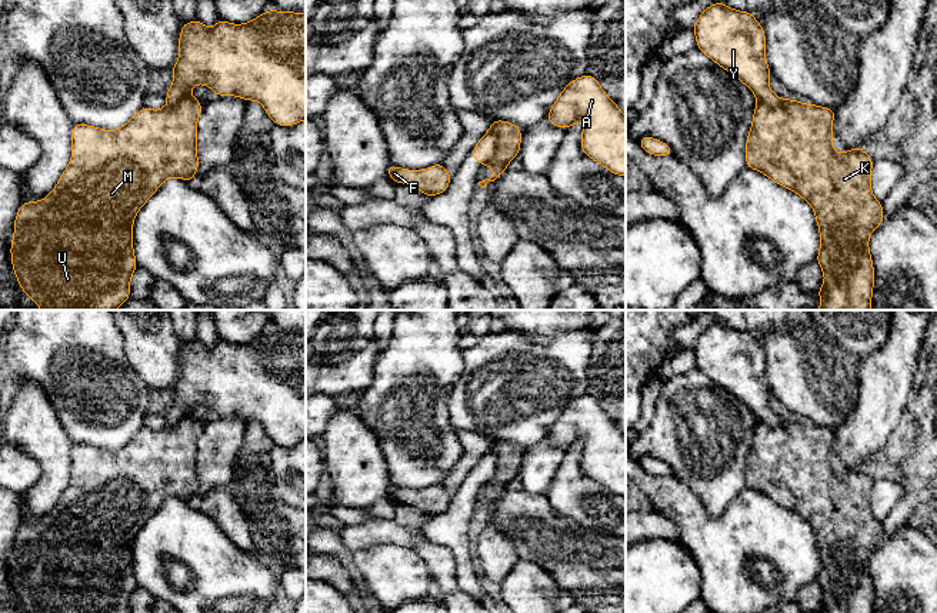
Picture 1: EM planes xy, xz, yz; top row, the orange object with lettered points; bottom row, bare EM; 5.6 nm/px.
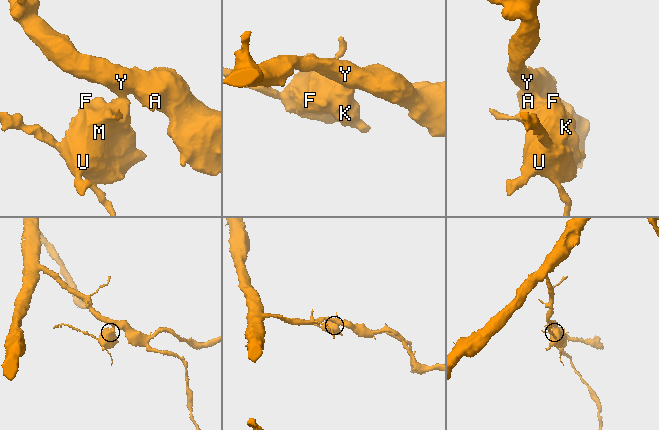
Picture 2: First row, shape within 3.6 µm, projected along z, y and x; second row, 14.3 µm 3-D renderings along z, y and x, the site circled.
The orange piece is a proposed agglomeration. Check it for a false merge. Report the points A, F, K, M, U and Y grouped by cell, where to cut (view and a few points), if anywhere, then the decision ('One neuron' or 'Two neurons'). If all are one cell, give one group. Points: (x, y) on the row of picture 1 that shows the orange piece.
Groups: A Y / F K M U. Split along xz (490, 129), (496, 135), (496, 150), (484, 163). Two neurons

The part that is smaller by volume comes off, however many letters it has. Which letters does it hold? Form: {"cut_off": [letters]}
{"cut_off": ["F", "K", "M", "U"]}

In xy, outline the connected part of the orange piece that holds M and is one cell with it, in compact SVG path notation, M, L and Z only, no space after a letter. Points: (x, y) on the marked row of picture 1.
M186 94L174 106L161 110L151 110L141 107L123 127L109 131L100 127L74 123L71 129L71 159L56 187L39 201L21 203L16 219L14 233L10 246L11 266L20 289L41 309L41 310L117 310L124 301L130 299L130 279L137 269L137 261L133 249L133 221L139 210L147 203L153 193L169 177L179 177L191 181L199 170L197 146L197 119L203 111L201 103L191 94Z

